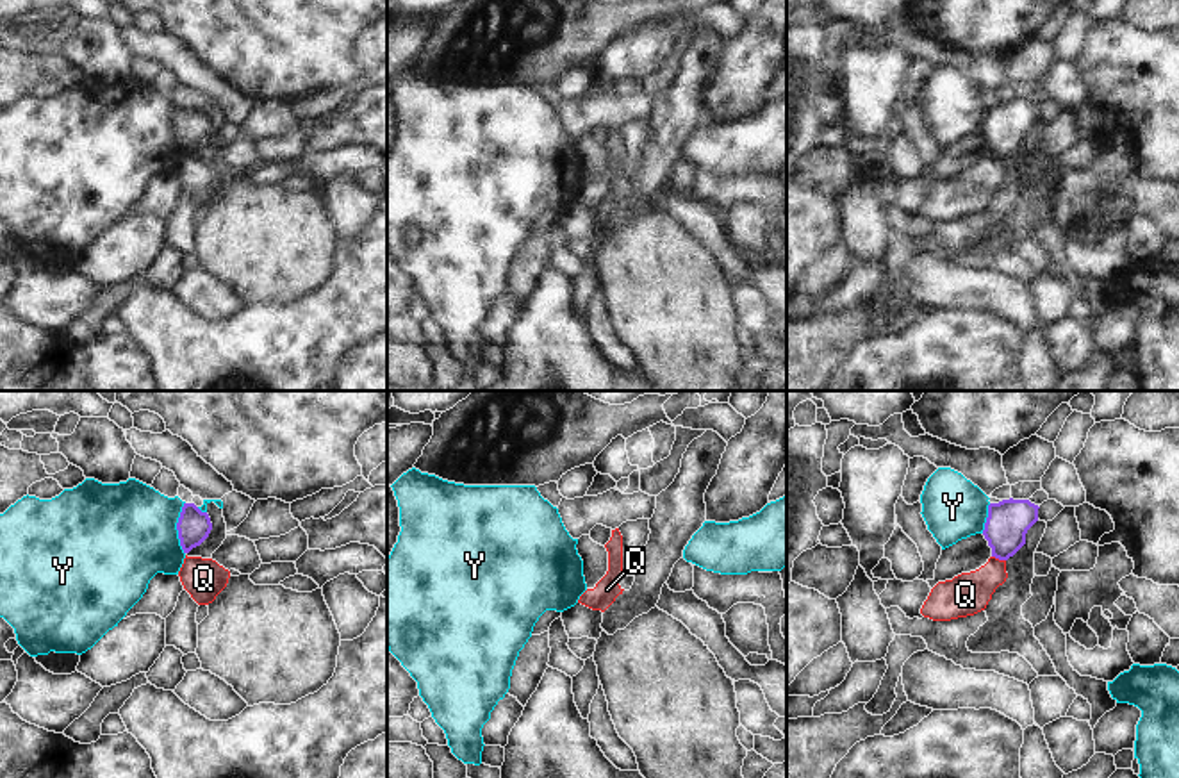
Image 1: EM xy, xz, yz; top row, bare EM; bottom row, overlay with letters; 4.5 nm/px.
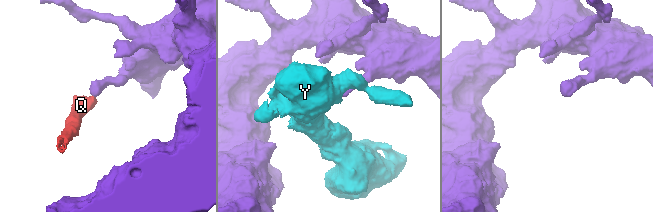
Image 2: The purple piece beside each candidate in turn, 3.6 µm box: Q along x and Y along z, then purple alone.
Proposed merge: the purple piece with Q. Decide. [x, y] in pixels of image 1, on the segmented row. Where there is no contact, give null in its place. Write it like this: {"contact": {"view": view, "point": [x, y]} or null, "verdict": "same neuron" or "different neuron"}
{"contact": {"view": "yz", "point": [999, 559]}, "verdict": "different neuron"}

